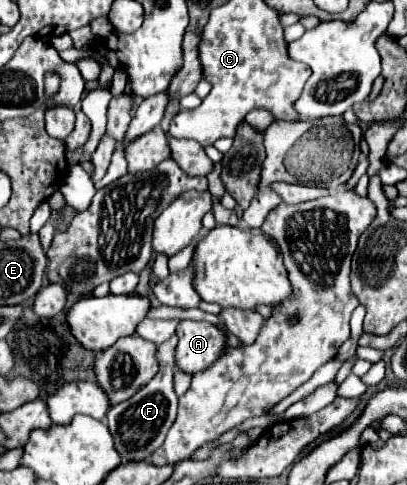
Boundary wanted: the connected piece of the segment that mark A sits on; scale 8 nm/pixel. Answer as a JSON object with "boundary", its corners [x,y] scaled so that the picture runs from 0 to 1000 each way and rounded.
{"boundary":[[[442,662],[432,691],[432,753],[457,769],[486,769],[516,757],[555,711],[550,687],[506,662]]]}

